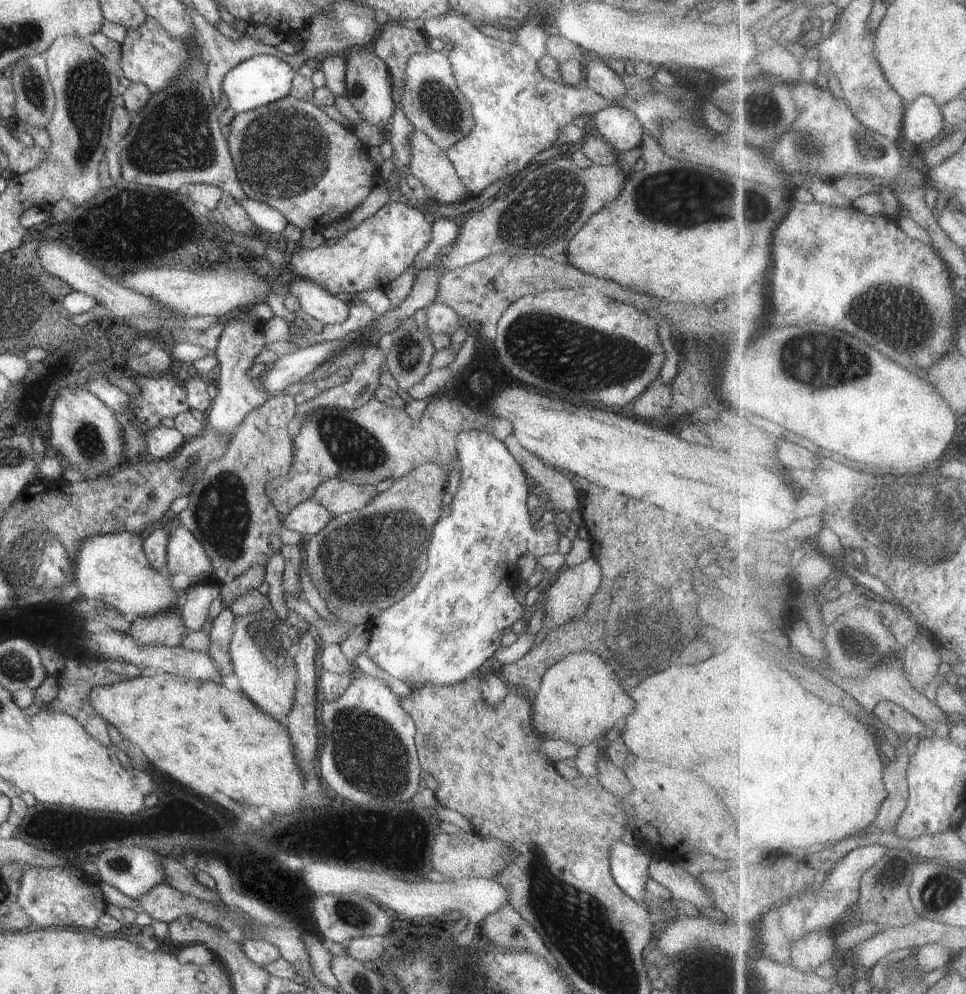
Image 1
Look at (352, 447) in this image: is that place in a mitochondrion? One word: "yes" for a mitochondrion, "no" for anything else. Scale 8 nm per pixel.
yes

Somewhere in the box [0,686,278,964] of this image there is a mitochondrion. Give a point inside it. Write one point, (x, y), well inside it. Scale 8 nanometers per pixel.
(36, 887)

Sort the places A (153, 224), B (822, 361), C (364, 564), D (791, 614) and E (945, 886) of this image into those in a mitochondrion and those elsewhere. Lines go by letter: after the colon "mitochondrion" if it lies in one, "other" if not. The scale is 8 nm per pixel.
A: other
B: mitochondrion
C: mitochondrion
D: other
E: mitochondrion

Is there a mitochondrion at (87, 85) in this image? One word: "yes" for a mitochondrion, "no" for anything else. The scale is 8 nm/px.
yes

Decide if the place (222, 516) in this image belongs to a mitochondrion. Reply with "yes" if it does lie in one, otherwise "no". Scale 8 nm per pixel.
yes

